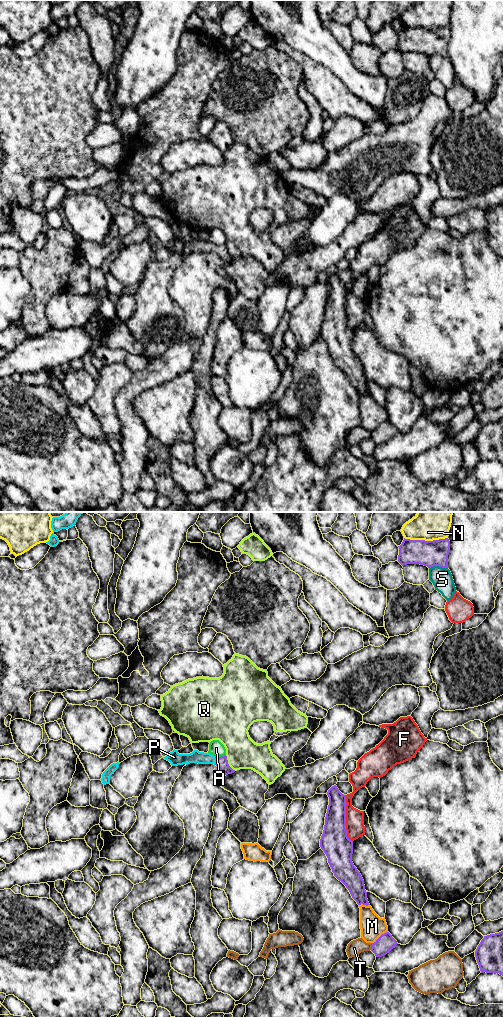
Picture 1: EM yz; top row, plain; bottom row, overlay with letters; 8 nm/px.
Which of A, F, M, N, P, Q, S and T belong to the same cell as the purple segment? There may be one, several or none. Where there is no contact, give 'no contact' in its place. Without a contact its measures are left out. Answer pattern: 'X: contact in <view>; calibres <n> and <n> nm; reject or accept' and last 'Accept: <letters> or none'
A: contact in yz; calibres 100 and 120 nm; reject
F: contact in yz; calibres 220 and 150 nm; reject
M: contact in yz; calibres 150 and 190 nm; reject
N: contact in yz; calibres 200 and 300 nm; reject
P: contact in yz; calibres 100 and 100 nm; accept
Q: contact in yz; calibres 100 and 260 nm; reject
S: contact in yz; calibres 200 and 170 nm; reject
T: contact in yz; calibres 150 and 120 nm; reject
Accept: P

